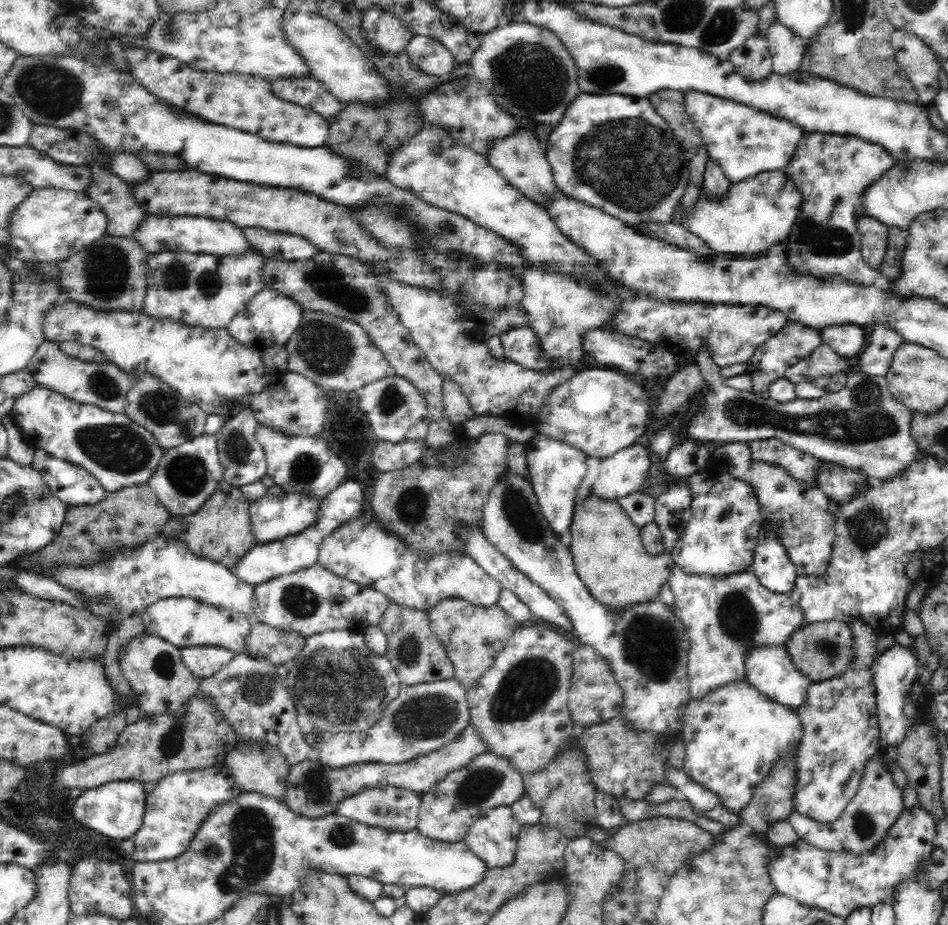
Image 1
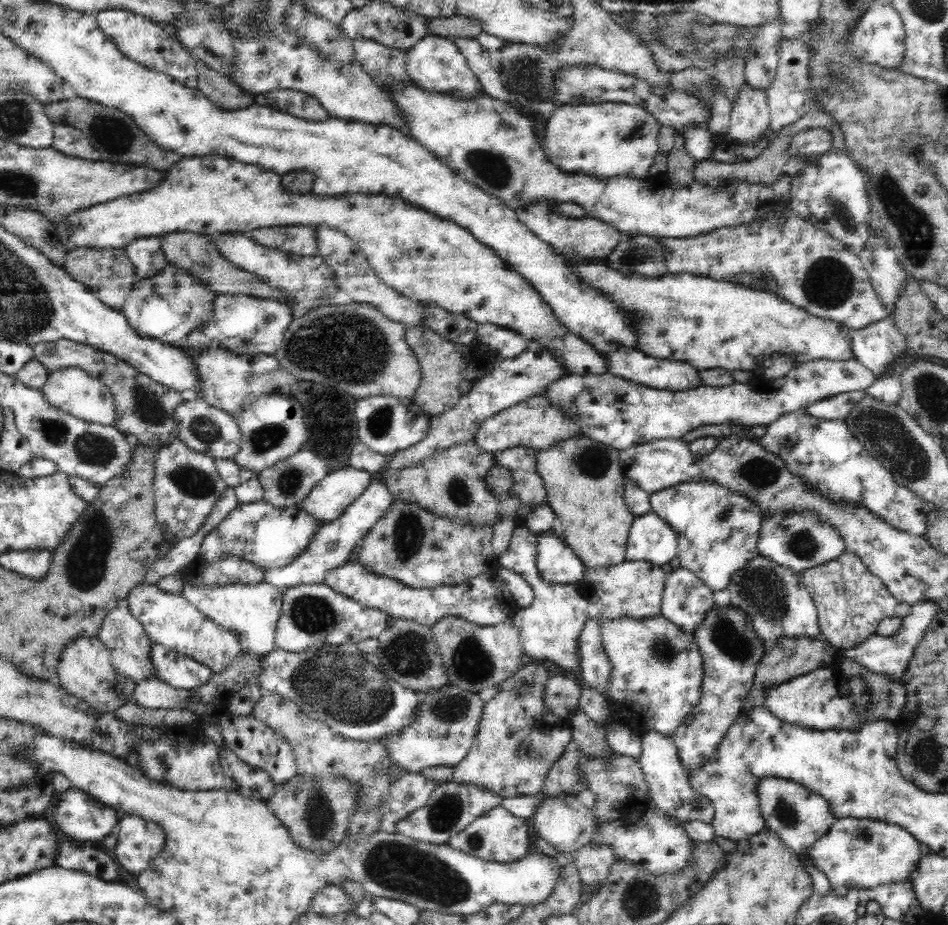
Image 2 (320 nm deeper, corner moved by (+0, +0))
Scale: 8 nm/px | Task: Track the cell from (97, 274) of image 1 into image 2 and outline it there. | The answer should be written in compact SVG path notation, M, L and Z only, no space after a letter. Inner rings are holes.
M68 249L62 269L74 280L86 285L88 291L104 305L117 311L124 306L128 294L131 294L137 281L134 265L126 255L125 249Z

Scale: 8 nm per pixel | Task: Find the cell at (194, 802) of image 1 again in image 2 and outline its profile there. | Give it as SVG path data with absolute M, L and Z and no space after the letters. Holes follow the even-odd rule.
M124 817L117 824L117 842L113 858L132 876L149 869L152 858L164 848L160 825L140 817Z

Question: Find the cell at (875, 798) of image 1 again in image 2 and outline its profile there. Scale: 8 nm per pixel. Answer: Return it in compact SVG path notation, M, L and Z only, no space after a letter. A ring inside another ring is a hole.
M854 818L836 819L828 832L815 842L807 854L809 854L807 861L826 875L830 890L834 891L838 897L845 897L854 889L871 889L905 881L915 873L921 859L919 843L906 829L884 821Z

